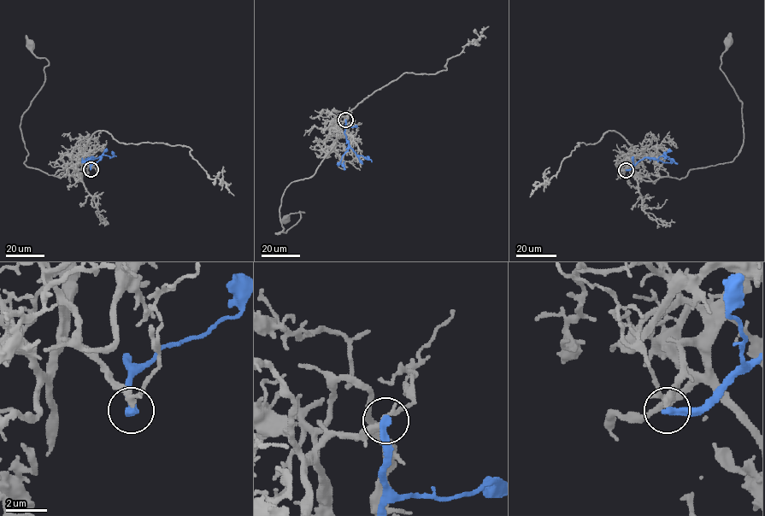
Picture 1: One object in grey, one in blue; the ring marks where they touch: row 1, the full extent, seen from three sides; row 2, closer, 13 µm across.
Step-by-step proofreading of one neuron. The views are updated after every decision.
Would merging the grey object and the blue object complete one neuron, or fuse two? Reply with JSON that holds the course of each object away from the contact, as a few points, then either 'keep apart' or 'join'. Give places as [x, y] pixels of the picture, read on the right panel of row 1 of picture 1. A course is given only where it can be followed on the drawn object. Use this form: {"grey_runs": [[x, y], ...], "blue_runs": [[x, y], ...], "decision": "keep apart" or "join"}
{"grey_runs": [[626, 170], [629, 164], [650, 181], [679, 179], [738, 154], [742, 102], [720, 68], [728, 42]], "blue_runs": [[626, 170], [630, 170], [645, 157], [657, 159], [662, 155], [666, 158], [663, 152]], "decision": "keep apart"}

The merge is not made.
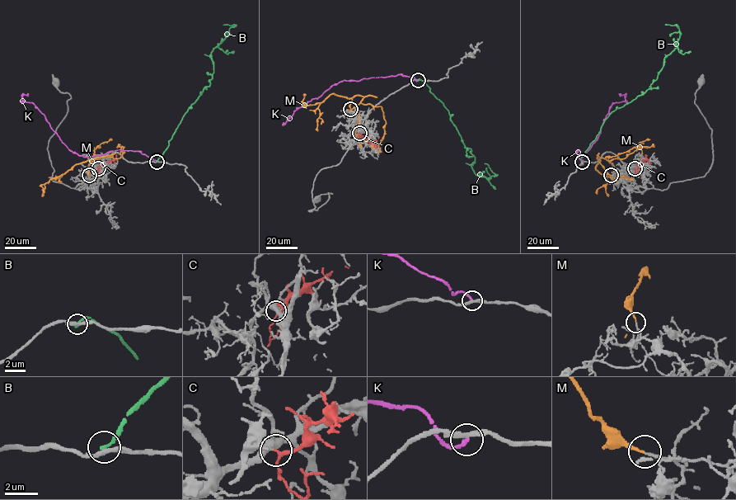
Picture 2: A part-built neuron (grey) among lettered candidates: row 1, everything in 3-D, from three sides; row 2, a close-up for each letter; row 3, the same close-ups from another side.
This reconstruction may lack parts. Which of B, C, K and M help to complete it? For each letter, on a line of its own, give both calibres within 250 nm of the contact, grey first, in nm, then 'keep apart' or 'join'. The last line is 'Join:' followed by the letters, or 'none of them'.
B: 280/240 nm | keep apart
C: 400/160 nm | join
K: 280/240 nm | keep apart
M: 150/150 nm | keep apart
Join: C

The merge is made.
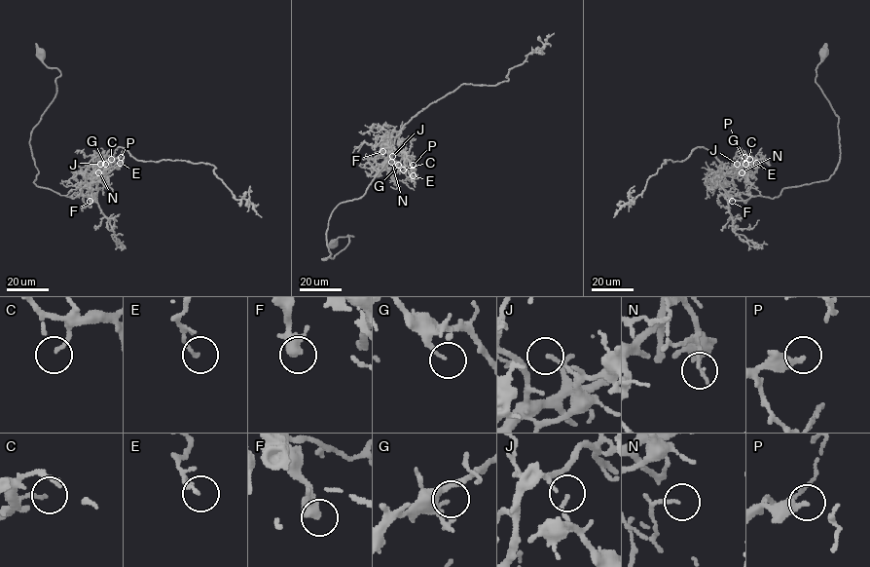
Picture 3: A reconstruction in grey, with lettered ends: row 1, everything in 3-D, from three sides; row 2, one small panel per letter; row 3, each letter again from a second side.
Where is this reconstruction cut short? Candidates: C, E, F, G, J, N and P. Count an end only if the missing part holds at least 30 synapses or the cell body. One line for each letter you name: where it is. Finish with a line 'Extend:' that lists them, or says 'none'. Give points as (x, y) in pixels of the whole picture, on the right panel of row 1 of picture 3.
F: (732, 201)
Extend: F

